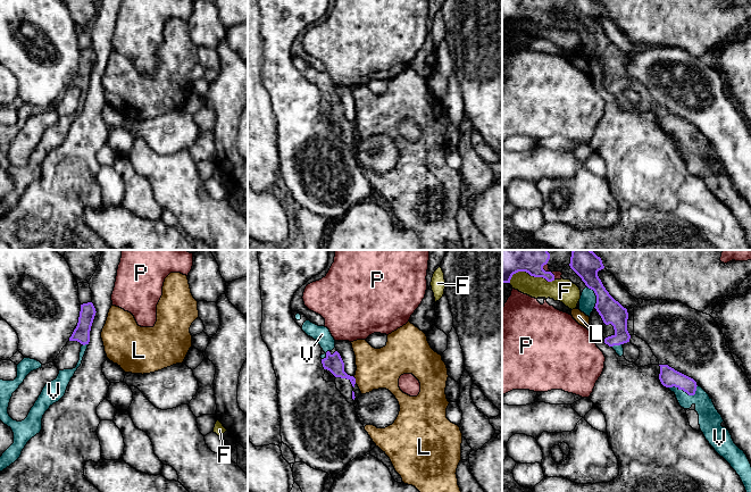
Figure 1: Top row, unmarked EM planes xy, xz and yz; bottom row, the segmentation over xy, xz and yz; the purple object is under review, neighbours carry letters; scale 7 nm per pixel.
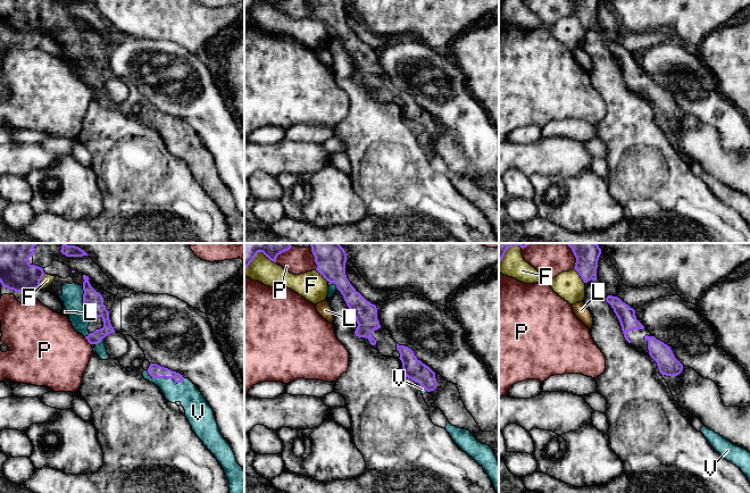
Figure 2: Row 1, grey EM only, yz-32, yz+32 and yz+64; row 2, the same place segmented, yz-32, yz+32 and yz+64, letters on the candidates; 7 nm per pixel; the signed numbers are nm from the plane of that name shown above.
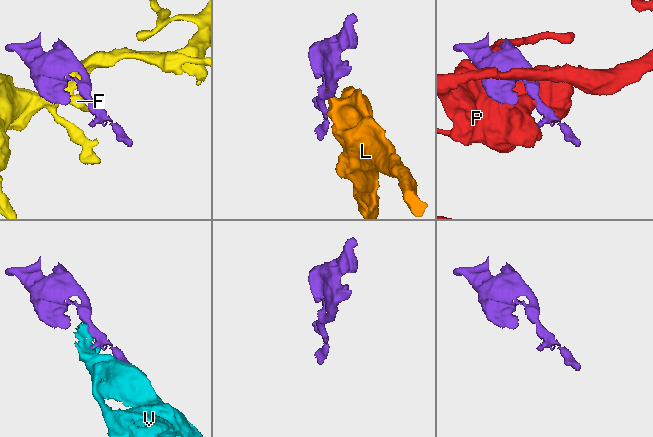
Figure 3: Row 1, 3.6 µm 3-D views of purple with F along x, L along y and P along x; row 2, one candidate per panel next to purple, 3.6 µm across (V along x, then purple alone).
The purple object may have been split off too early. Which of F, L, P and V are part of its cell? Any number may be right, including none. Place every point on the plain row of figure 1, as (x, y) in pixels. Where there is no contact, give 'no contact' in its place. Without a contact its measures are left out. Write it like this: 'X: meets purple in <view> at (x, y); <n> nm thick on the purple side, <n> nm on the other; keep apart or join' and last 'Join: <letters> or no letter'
F: meets purple in yz at (530, 19); 180 nm thick on the purple side, 160 nm on the other; keep apart
L: meets purple in xz at (355, 126); 130 nm thick on the purple side, 280 nm on the other; keep apart
P: meets purple in yz at (548, 17); 140 nm thick on the purple side, 50 nm on the other; keep apart
V: meets purple in yz at (685, 136); 140 nm thick on the purple side, 150 nm on the other; join
Join: V

